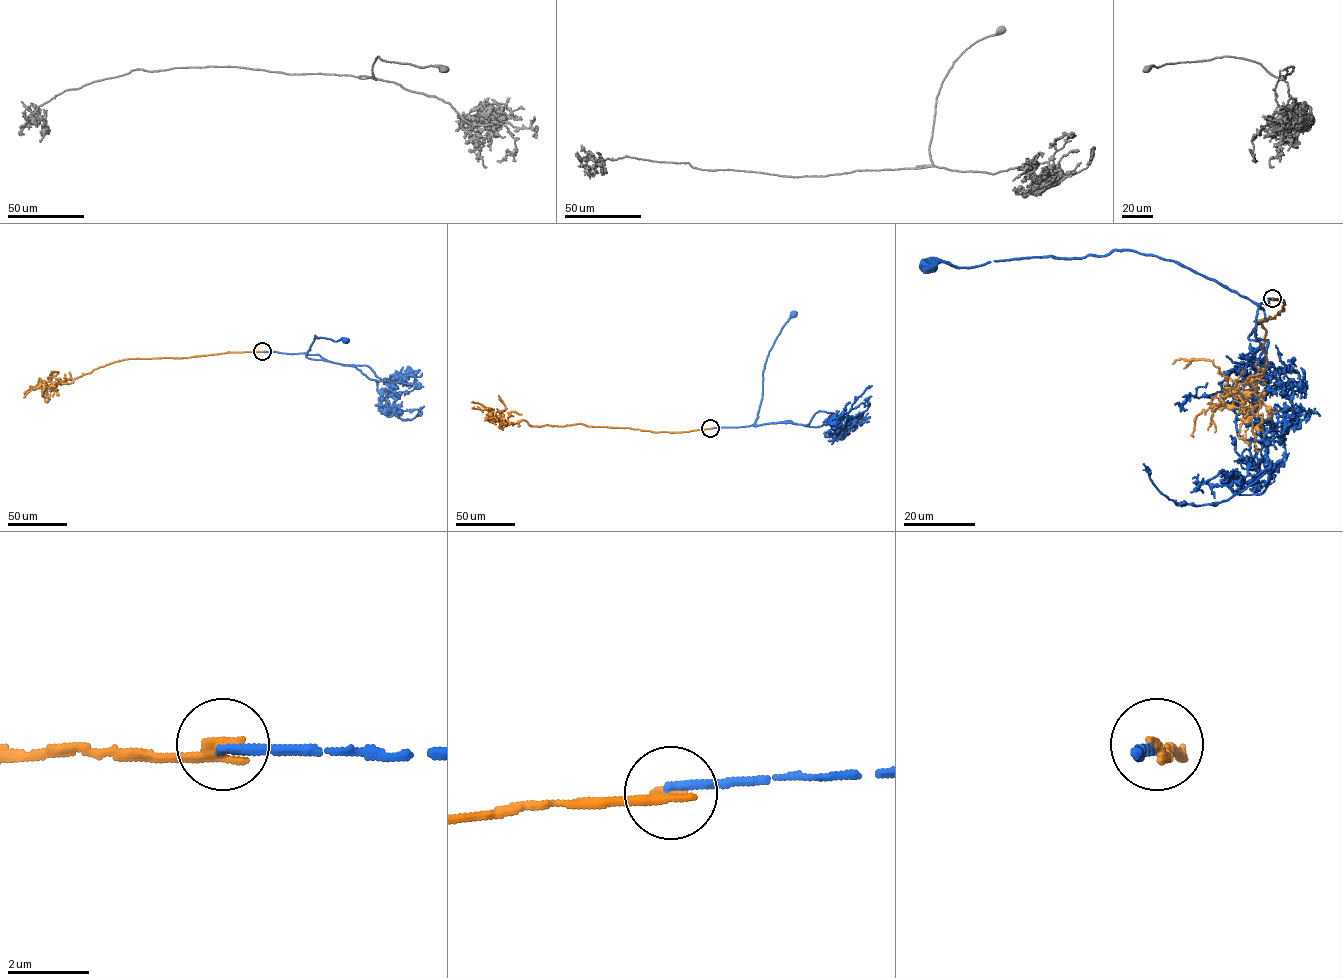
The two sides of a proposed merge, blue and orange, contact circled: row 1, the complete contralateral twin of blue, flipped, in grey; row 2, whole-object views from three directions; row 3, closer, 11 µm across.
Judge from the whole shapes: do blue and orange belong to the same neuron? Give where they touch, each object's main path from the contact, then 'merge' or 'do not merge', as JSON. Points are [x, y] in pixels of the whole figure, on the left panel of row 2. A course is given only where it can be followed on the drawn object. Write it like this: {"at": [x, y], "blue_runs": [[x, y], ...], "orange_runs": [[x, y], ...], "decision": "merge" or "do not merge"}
{"at": [262, 351], "blue_runs": [[262, 351], [306, 353], [315, 335], [345, 340]], "orange_runs": [[262, 351], [126, 359], [62, 383], [52, 383], [45, 388], [40, 386], [23, 397]], "decision": "do not merge"}

